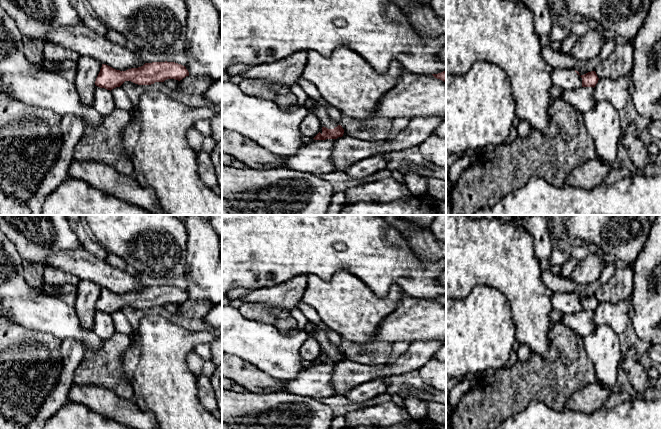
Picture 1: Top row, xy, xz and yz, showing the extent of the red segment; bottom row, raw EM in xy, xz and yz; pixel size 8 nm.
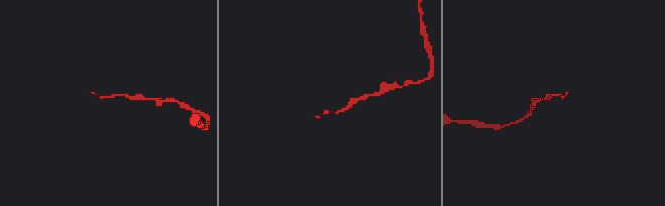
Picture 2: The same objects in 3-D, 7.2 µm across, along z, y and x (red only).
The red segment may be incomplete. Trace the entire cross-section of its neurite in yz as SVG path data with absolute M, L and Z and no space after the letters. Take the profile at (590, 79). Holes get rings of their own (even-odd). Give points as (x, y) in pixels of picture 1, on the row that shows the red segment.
M553 68L551 79L554 86L567 90L594 88L599 80L595 71L580 75L578 71L568 68Z

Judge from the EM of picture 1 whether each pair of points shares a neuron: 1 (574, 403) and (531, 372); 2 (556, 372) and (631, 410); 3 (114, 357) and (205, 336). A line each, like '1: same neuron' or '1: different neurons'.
1: different neurons
2: different neurons
3: different neurons

